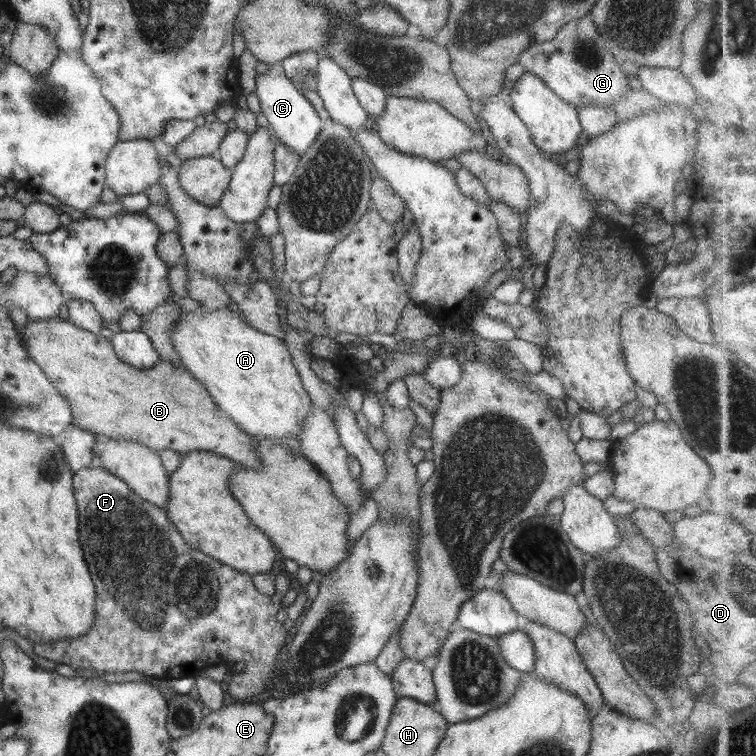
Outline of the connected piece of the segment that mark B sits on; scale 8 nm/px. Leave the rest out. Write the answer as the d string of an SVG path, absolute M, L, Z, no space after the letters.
M58 316L40 321L28 319L23 328L15 327L15 331L26 347L28 357L39 365L39 369L45 373L51 385L69 403L73 426L100 438L133 440L156 452L169 449L183 456L187 454L187 450L189 452L205 450L229 458L233 462L239 462L245 468L253 468L253 470L261 468L261 462L251 443L253 437L239 429L227 414L219 410L201 382L187 373L182 365L159 360L149 369L135 369L116 357L111 342L105 337L79 329Z

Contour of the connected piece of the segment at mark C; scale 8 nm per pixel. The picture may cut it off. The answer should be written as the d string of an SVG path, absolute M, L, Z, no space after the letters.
M276 66L257 74L253 94L259 100L260 118L267 127L276 133L275 140L285 147L293 149L297 155L303 155L316 140L322 126L322 120L304 97L304 92L293 86L293 83L281 72L280 67Z

